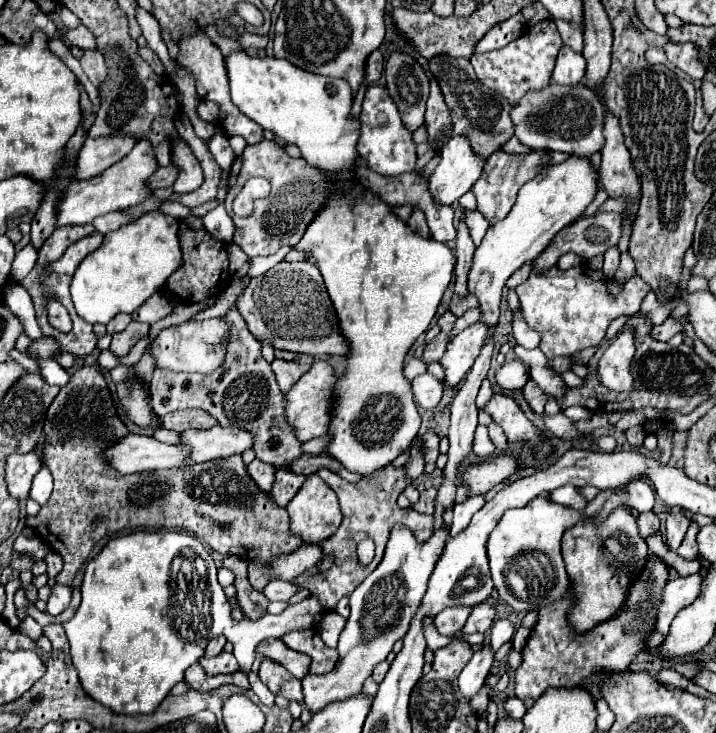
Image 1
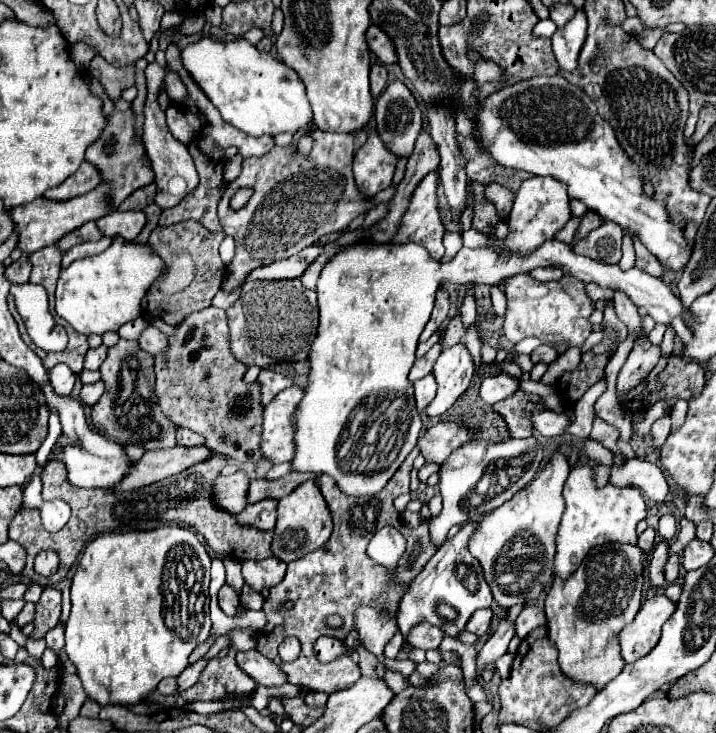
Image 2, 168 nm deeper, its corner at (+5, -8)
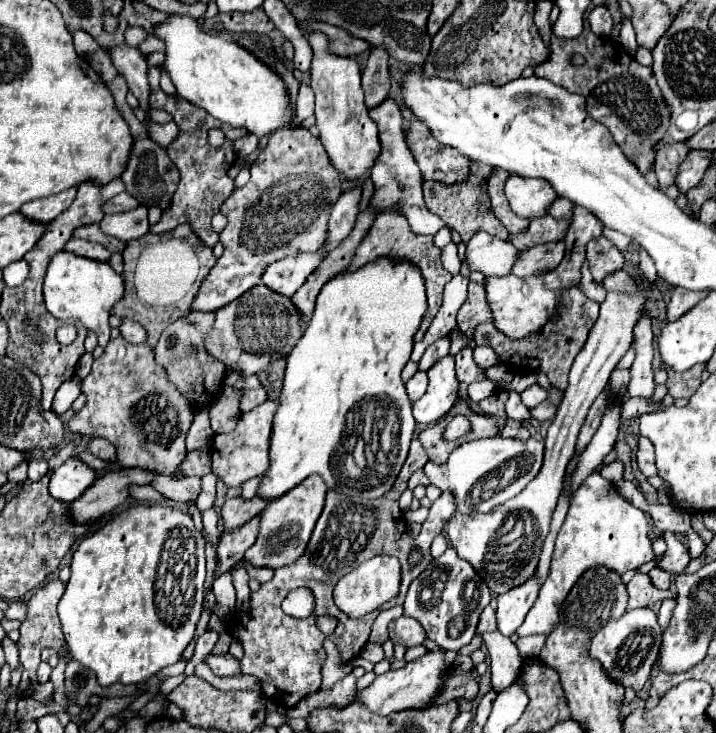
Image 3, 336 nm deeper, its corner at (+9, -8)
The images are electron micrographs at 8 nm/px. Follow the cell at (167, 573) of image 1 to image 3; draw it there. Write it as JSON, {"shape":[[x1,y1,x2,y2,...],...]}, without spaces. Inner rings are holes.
{"shape":[[139,504,115,514,99,530,85,536,73,552,71,578,57,608,59,620,71,658,79,660,85,668,91,668,97,674,97,682,101,686,109,686,113,682,141,684,161,668,175,664,181,658,181,652,187,648,195,634,203,604,203,544,187,544,187,538,195,538,197,534,199,532,195,530,187,512,173,506]]}

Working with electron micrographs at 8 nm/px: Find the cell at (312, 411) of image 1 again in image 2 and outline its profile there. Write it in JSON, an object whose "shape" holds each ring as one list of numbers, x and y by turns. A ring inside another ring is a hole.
{"shape":[[291,386,275,396,265,406,263,420,263,440,261,448,267,460,273,464,289,462,295,456,295,426,293,416,297,412,299,402,303,400,305,388]]}

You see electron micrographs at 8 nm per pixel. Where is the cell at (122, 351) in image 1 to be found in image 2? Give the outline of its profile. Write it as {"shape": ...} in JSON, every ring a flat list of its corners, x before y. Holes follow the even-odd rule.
{"shape":[[119,340,109,348,105,362,99,368,101,380,105,382,105,394,91,410,91,420,99,430,105,430,111,440,119,444,139,444,147,450,175,446,175,428,159,412,153,398,153,356,147,354,135,340]]}

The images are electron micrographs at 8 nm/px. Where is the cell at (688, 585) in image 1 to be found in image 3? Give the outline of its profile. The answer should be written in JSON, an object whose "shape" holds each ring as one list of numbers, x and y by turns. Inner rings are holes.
{"shape":[[637,608,605,624,591,640,589,656,599,660,605,674,625,688,639,692,649,680,653,662,657,660,661,648,661,628,657,624,657,614,651,608]]}

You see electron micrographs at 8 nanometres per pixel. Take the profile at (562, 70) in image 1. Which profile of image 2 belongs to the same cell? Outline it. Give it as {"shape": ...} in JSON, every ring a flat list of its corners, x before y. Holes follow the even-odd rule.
{"shape":[[577,10,573,20,553,34,553,54,559,64,559,72,573,72,579,66,579,52,587,38,587,18,583,10]]}

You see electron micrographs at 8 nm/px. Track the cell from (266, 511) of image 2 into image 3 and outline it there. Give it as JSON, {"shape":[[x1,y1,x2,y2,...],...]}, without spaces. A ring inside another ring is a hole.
{"shape":[[259,516,251,518,241,528,235,528,235,530,221,534,221,540,219,540,219,546,217,546,217,566,215,566,213,578,229,572,233,564,243,560,245,550,255,544,257,532,259,532]]}

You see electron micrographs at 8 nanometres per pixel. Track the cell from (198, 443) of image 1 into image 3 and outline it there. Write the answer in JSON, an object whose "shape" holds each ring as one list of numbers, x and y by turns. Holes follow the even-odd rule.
{"shape":[[123,468,117,472,105,472,69,506,69,516,77,524,93,524,101,516,113,512,129,496,131,484,149,484,155,472,143,472,141,468]]}

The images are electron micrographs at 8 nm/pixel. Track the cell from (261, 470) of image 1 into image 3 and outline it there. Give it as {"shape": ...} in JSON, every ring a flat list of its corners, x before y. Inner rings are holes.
{"shape":[[155,476,155,480,151,480,151,486,163,494,167,500,177,502,177,504,185,504,191,498,197,498,201,492,201,478,169,478,169,476]]}

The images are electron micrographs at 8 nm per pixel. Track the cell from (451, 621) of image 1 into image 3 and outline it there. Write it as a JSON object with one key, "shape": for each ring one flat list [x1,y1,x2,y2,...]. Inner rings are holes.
{"shape":[[399,616,389,624,389,640,393,644,403,644,405,648,409,648,409,646,421,644,425,640,425,632,417,620]]}

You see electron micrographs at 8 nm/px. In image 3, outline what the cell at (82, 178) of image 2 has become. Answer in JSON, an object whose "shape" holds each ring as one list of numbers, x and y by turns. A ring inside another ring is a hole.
{"shape":[[71,188,51,198,31,200,19,208,19,214,37,224,49,224,53,218,57,218,61,212,65,212,71,206,71,202,75,200,75,194,77,194,77,188]]}

